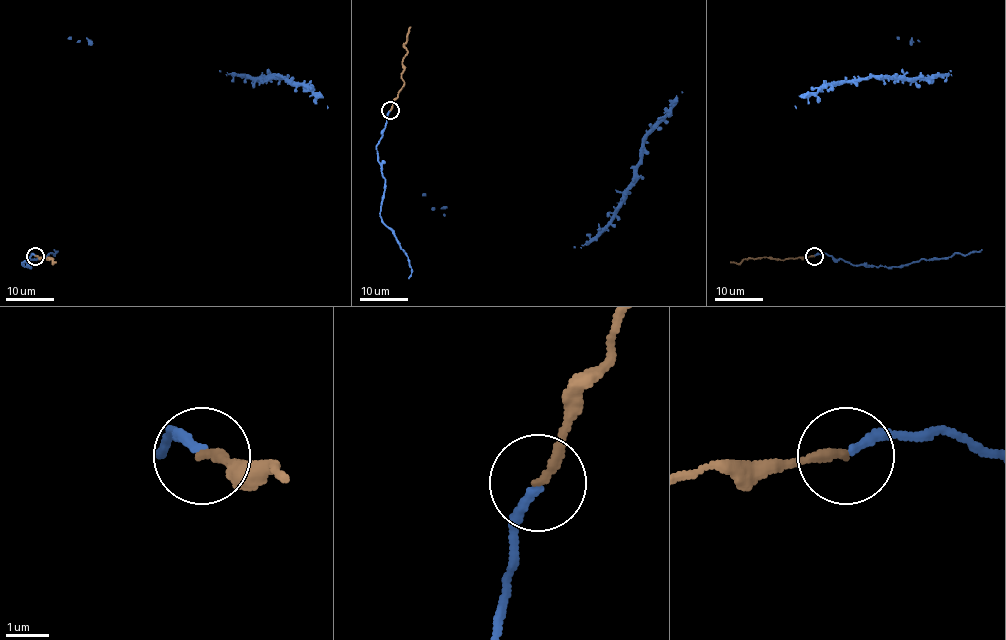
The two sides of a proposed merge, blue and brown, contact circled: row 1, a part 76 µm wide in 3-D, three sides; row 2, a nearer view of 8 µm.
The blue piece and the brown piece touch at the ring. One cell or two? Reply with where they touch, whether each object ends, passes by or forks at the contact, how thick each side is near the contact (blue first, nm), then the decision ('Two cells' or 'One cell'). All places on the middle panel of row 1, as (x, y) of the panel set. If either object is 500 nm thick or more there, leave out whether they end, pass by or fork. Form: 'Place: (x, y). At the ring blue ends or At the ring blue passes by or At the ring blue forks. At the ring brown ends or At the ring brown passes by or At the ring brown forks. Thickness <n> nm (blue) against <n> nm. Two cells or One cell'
Place: (390, 110). At the ring blue ends. At the ring brown ends. Thickness 220 nm (blue) against 240 nm. One cell

